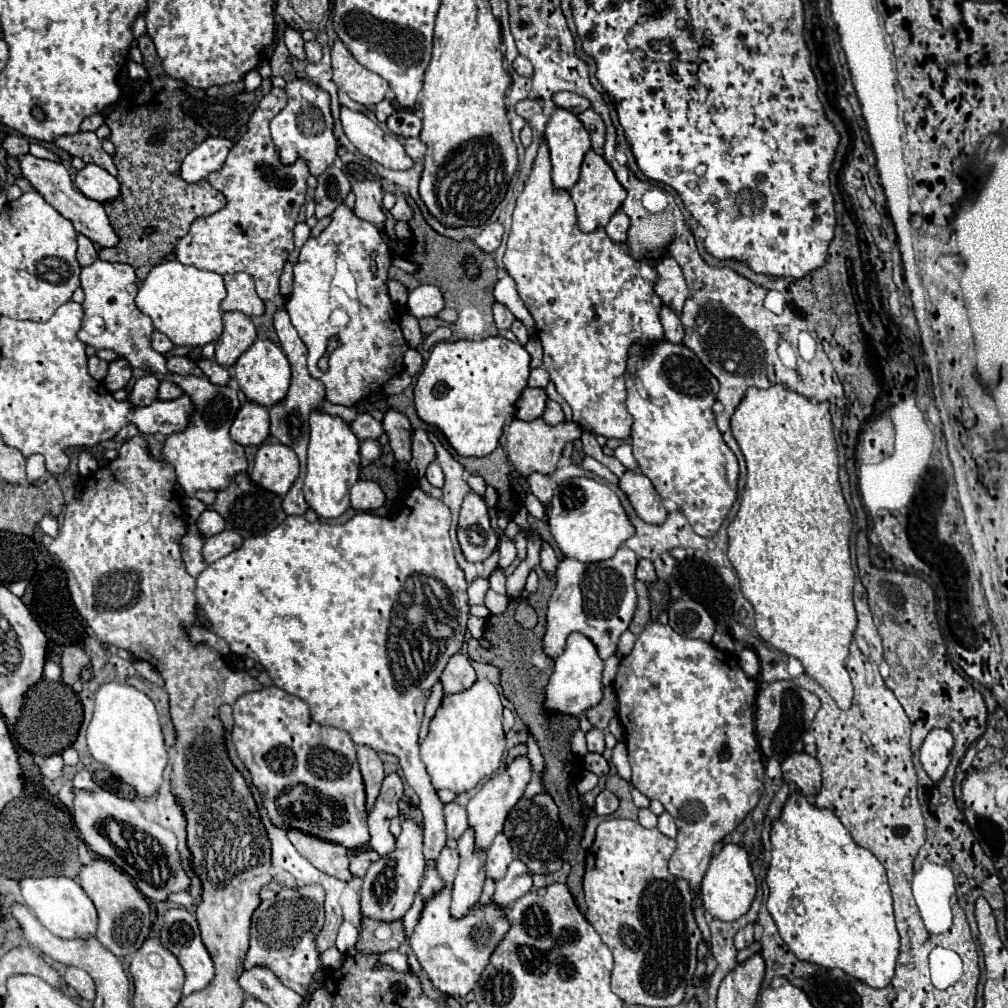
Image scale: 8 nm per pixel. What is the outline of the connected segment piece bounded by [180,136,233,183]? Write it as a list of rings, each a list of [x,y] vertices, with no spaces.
[[[209,136],[185,156],[185,160],[181,162],[181,177],[187,183],[196,183],[207,178],[211,172],[223,166],[223,160],[227,158],[231,146],[231,140],[219,140]]]

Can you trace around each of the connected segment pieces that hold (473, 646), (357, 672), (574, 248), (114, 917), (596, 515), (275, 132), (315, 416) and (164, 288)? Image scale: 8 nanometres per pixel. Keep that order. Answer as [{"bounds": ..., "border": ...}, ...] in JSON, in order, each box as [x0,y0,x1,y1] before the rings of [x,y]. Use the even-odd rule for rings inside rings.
[{"bounds":[467,572,587,914],"border":[[[539,572],[539,590],[535,594],[525,594],[523,592],[523,598],[537,610],[537,616],[539,616],[539,622],[537,622],[537,626],[533,630],[525,630],[521,624],[515,622],[513,616],[515,616],[517,600],[511,600],[503,614],[489,616],[487,622],[485,622],[483,638],[491,644],[491,648],[483,648],[479,644],[479,640],[475,640],[475,638],[471,638],[467,644],[469,644],[471,660],[475,660],[475,662],[489,662],[489,664],[499,668],[501,688],[503,688],[503,692],[507,696],[507,700],[511,700],[515,704],[517,716],[527,724],[527,728],[533,734],[537,746],[541,748],[541,754],[545,758],[543,786],[547,788],[547,792],[551,792],[551,796],[555,796],[555,802],[559,804],[563,826],[571,828],[575,832],[575,838],[567,846],[569,852],[575,854],[575,860],[569,860],[571,862],[571,872],[567,876],[567,888],[573,894],[573,898],[575,898],[575,902],[579,906],[579,912],[585,914],[587,906],[585,906],[583,888],[581,888],[583,872],[585,872],[585,850],[579,844],[581,842],[581,834],[583,834],[583,826],[585,826],[585,814],[581,812],[583,804],[579,802],[579,796],[577,796],[575,788],[567,790],[569,782],[577,778],[577,774],[571,774],[571,772],[579,772],[581,770],[581,766],[577,764],[577,758],[571,752],[571,738],[573,738],[573,732],[579,730],[579,718],[575,718],[571,714],[551,714],[549,716],[545,712],[545,708],[543,708],[545,686],[547,686],[547,680],[549,680],[551,670],[553,670],[553,660],[543,652],[545,610],[547,610],[547,602],[551,598],[553,590],[555,590],[555,578],[547,578],[543,572]],[[569,776],[571,776],[571,780],[569,780]]]},{"bounds":[197,486,469,860],"border":[[[415,486],[407,498],[405,498],[405,508],[395,516],[377,516],[373,512],[357,512],[351,520],[347,520],[344,524],[335,523],[331,520],[326,522],[307,522],[303,516],[287,516],[277,528],[273,528],[267,534],[261,536],[253,536],[243,540],[243,544],[223,556],[221,560],[209,564],[197,578],[197,604],[199,608],[205,612],[211,630],[227,640],[229,648],[237,654],[237,656],[249,656],[255,662],[263,664],[263,668],[267,670],[267,674],[271,676],[271,680],[275,682],[275,686],[279,686],[281,690],[301,698],[303,702],[309,704],[311,708],[311,716],[315,722],[323,724],[323,726],[335,726],[339,730],[345,730],[351,740],[355,744],[363,744],[369,746],[377,752],[389,752],[393,756],[399,758],[399,764],[403,768],[405,780],[407,784],[417,792],[421,804],[421,812],[423,812],[423,852],[425,852],[425,860],[437,860],[439,852],[445,846],[445,818],[443,818],[443,802],[437,796],[437,790],[431,786],[431,780],[427,776],[425,764],[419,758],[419,728],[423,722],[423,710],[425,710],[425,702],[431,694],[433,684],[439,680],[445,664],[449,662],[449,658],[453,654],[457,654],[463,646],[465,640],[465,632],[467,632],[467,616],[469,616],[469,604],[467,604],[467,580],[463,570],[457,566],[457,560],[453,556],[453,546],[449,530],[451,526],[451,510],[443,504],[443,500],[437,500],[433,496],[429,496],[427,492],[423,492],[419,486]],[[429,620],[437,622],[437,624],[445,624],[447,632],[429,632]]]},{"bounds":[503,142,663,440],"border":[[[541,142],[539,146],[539,154],[535,158],[535,164],[533,164],[533,170],[531,170],[531,176],[525,184],[525,190],[521,192],[521,196],[517,198],[517,206],[513,210],[513,226],[511,226],[511,232],[509,232],[509,240],[507,240],[507,250],[505,250],[505,258],[503,258],[503,264],[505,264],[505,270],[507,274],[517,282],[517,290],[519,290],[519,296],[521,300],[525,302],[525,308],[529,310],[529,314],[533,316],[535,320],[535,326],[537,326],[537,336],[539,336],[539,342],[543,346],[543,368],[551,374],[551,382],[555,384],[557,392],[565,398],[565,402],[571,406],[573,410],[573,422],[577,422],[583,430],[591,432],[591,434],[597,434],[597,436],[605,436],[605,438],[617,438],[617,440],[625,440],[629,438],[631,434],[631,426],[633,426],[633,418],[631,414],[627,412],[625,408],[625,370],[627,370],[627,360],[629,360],[629,348],[639,342],[643,348],[651,348],[655,342],[663,340],[663,326],[659,322],[659,310],[661,310],[661,300],[659,296],[655,294],[653,290],[653,284],[657,282],[657,272],[645,264],[645,262],[639,262],[635,260],[631,254],[629,254],[629,248],[625,244],[617,244],[613,240],[609,240],[609,236],[605,234],[605,228],[597,228],[595,232],[591,234],[585,234],[577,228],[577,216],[575,216],[575,206],[573,206],[573,200],[569,196],[567,190],[555,190],[553,188],[553,182],[551,182],[551,160],[549,160],[549,148],[545,142]],[[631,280],[633,282],[633,288],[631,290],[625,290],[623,292],[623,284]]]},{"bounds":[79,858,151,956],"border":[[[95,858],[79,872],[79,884],[93,900],[99,914],[95,938],[115,956],[127,956],[137,952],[145,942],[145,938],[149,936],[149,924],[151,924],[149,904],[143,898],[143,894],[131,884],[131,880],[123,872],[119,872],[111,862],[103,858]]]},{"bounds":[549,478,635,562],"border":[[[571,478],[555,488],[549,510],[549,528],[563,556],[579,562],[601,562],[611,558],[617,548],[631,538],[631,532],[635,532],[617,494],[605,482],[591,478]]]},{"bounds":[271,78,337,176],"border":[[[295,78],[287,82],[285,88],[289,102],[287,106],[271,120],[271,136],[279,154],[281,164],[291,166],[303,158],[313,176],[321,176],[337,158],[337,138],[333,134],[333,118],[329,110],[329,94],[319,90],[313,82],[305,78]]]},{"bounds":[305,412,359,518],"border":[[[313,412],[309,418],[311,440],[307,454],[305,476],[305,500],[319,518],[337,518],[349,508],[349,490],[359,478],[359,440],[341,418],[333,418],[325,412]]]},{"bounds":[135,260,227,346],"border":[[[169,260],[153,266],[135,298],[137,308],[151,316],[153,326],[163,332],[177,346],[205,346],[215,342],[223,332],[221,300],[227,296],[221,274],[185,266],[177,260]]]}]

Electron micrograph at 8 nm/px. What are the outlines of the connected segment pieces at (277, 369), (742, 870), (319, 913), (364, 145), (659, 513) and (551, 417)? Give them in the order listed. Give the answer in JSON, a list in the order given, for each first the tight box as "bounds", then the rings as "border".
[{"bounds":[235,340,291,408],"border":[[[255,340],[255,344],[237,360],[235,376],[241,392],[249,402],[269,408],[273,404],[279,404],[285,398],[291,380],[291,368],[287,362],[287,356],[277,344],[273,344],[271,340]]]},{"bounds":[701,844,757,922],"border":[[[725,844],[723,850],[711,858],[709,870],[707,870],[703,884],[701,884],[701,896],[703,896],[705,910],[713,918],[719,918],[723,922],[737,920],[739,916],[743,916],[751,908],[755,892],[757,892],[757,882],[751,872],[749,854],[745,852],[745,848],[741,848],[737,844]]]},{"bounds":[245,884,325,996],"border":[[[319,884],[283,888],[273,900],[263,900],[261,906],[253,912],[251,946],[245,956],[245,970],[255,966],[269,968],[283,986],[295,990],[301,996],[307,996],[313,976],[321,968],[321,954],[315,946],[315,938],[323,928],[323,900],[325,892],[319,888]]]},{"bounds":[341,106,413,170],"border":[[[341,106],[341,126],[345,136],[353,142],[353,146],[369,156],[371,160],[379,162],[385,168],[391,170],[407,170],[411,168],[413,160],[403,152],[403,144],[399,138],[387,130],[383,130],[379,124],[375,124],[371,118],[367,118],[363,112],[349,110]]]},{"bounds":[619,470,667,524],"border":[[[627,470],[619,482],[619,488],[629,498],[637,516],[647,524],[663,524],[667,518],[667,510],[663,506],[661,496],[655,492],[651,480],[641,472]]]},{"bounds":[543,400,563,426],"border":[[[547,400],[545,412],[543,412],[543,420],[545,420],[547,424],[551,424],[551,426],[563,422],[563,410],[561,410],[561,406],[559,406],[557,402],[553,402],[553,400]]]}]

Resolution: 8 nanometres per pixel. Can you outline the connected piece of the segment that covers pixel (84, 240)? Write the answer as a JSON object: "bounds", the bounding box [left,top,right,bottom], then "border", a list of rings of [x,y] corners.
{"bounds":[77,234,97,266],"border":[[[79,234],[79,238],[77,238],[77,244],[79,244],[77,262],[79,262],[81,266],[93,264],[93,262],[97,260],[97,248],[95,248],[95,244],[93,244],[87,236],[81,236],[81,234]]]}

